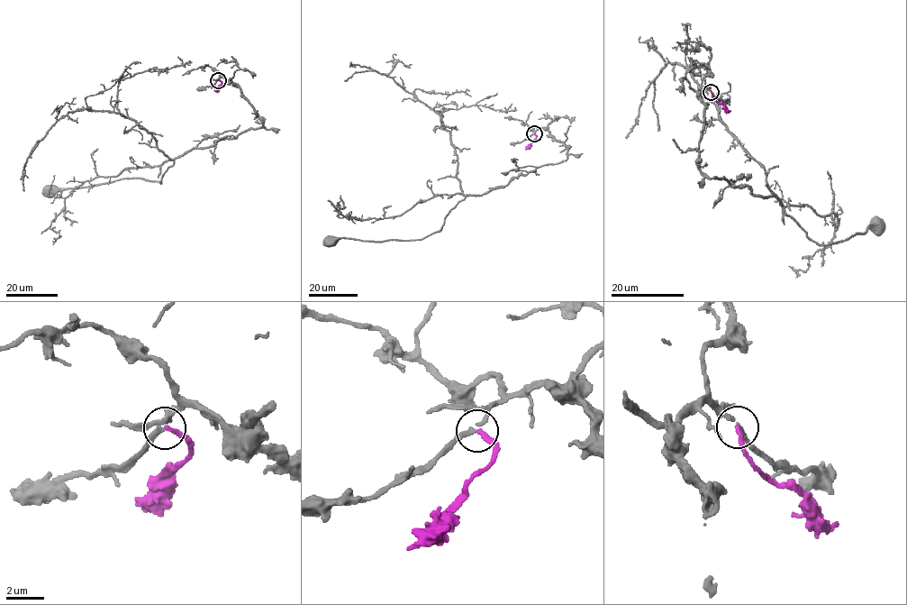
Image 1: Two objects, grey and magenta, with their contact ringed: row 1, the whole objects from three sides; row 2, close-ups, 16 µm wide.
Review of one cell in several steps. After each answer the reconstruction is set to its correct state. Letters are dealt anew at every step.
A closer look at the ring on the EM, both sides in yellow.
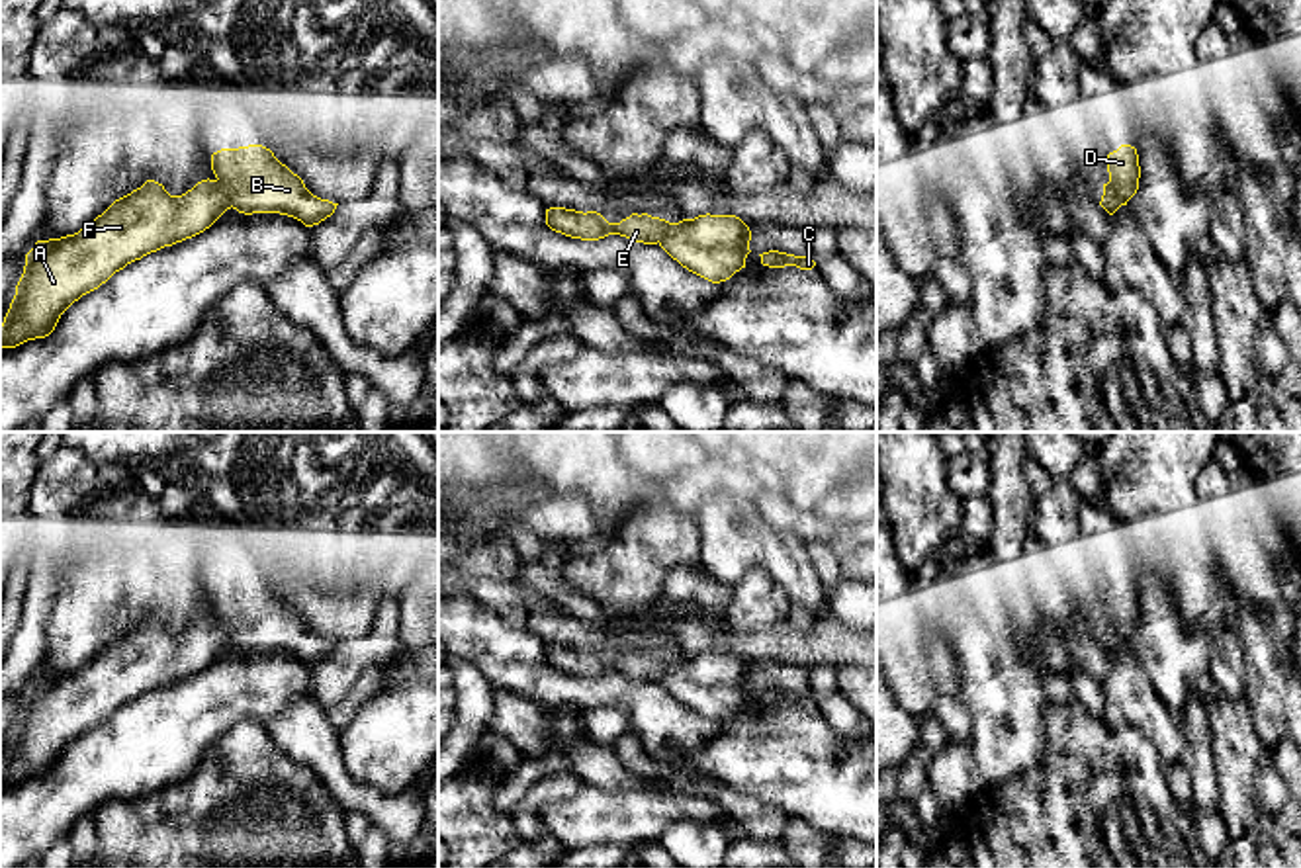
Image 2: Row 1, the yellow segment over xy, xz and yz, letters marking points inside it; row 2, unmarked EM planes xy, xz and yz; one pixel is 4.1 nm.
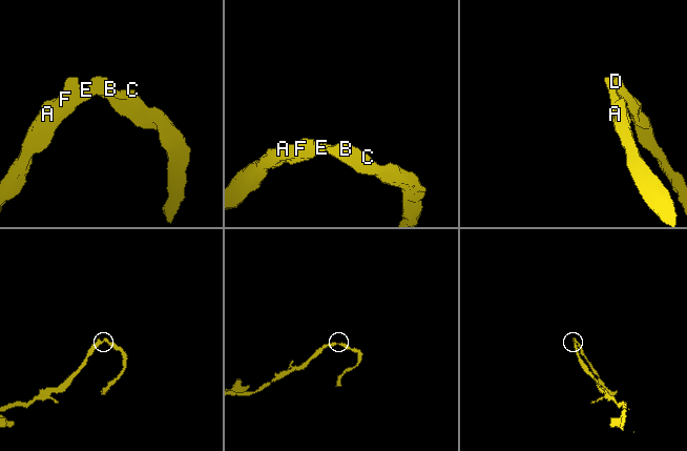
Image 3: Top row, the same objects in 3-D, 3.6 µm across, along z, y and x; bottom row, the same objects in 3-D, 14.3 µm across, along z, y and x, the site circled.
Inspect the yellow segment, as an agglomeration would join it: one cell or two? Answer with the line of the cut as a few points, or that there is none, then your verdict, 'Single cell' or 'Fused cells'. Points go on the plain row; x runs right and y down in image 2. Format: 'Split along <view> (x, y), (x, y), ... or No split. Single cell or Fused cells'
Split along xy (216, 618), (231, 644). Fused cells

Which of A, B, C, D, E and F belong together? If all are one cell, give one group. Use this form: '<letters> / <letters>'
A E F / B C D

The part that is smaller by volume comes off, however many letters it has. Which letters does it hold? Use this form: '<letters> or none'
B, C, D

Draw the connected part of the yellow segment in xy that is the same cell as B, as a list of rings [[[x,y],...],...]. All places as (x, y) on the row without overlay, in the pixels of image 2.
[[[262,583],[221,586],[211,592],[211,608],[239,651],[280,651],[305,665],[331,655],[338,641],[313,633],[303,618]]]

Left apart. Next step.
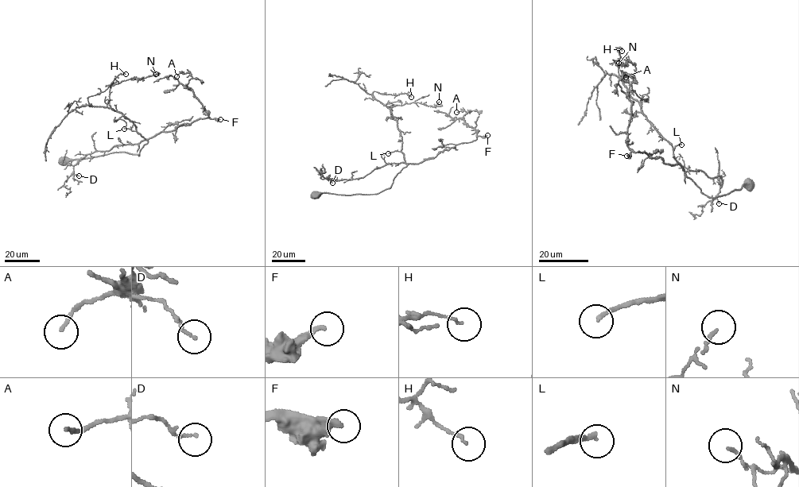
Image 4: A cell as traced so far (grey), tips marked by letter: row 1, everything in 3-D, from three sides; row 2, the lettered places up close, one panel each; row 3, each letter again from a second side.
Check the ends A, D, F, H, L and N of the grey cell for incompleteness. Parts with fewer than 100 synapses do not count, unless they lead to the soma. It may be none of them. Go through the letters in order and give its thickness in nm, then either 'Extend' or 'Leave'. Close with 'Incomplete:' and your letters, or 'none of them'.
A: Thickness 150 nm. Leave
D: Thickness 110 nm. Leave
F: Thickness 240 nm. Leave
H: Thickness 110 nm. Leave
L: Thickness 190 nm. Leave
N: Thickness 120 nm. Leave
Incomplete: none of them

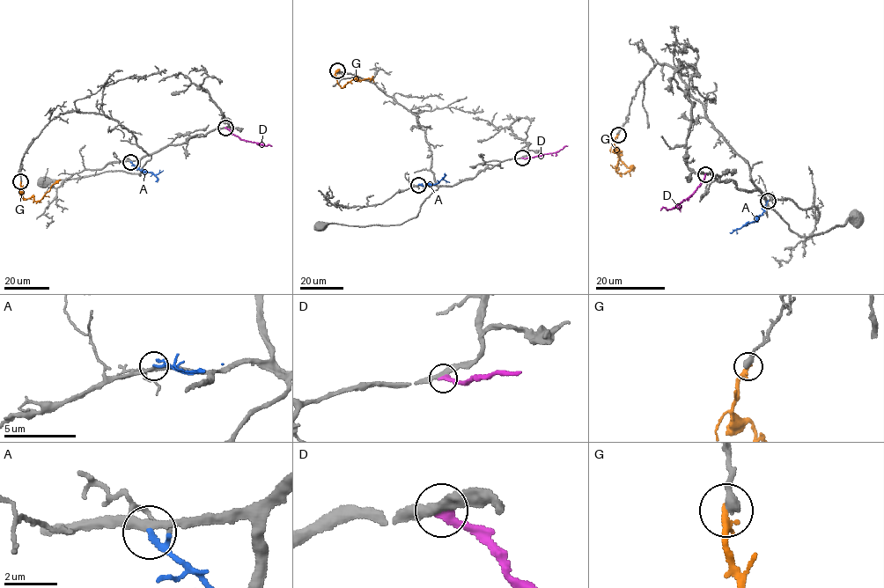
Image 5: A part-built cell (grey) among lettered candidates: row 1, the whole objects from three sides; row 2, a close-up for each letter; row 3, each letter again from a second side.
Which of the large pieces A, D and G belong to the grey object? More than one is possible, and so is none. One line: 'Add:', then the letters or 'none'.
Add: none

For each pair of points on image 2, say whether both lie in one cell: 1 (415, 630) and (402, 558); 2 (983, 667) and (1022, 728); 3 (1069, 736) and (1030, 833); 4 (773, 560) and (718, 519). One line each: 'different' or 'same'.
1: different
2: same
3: same
4: same

